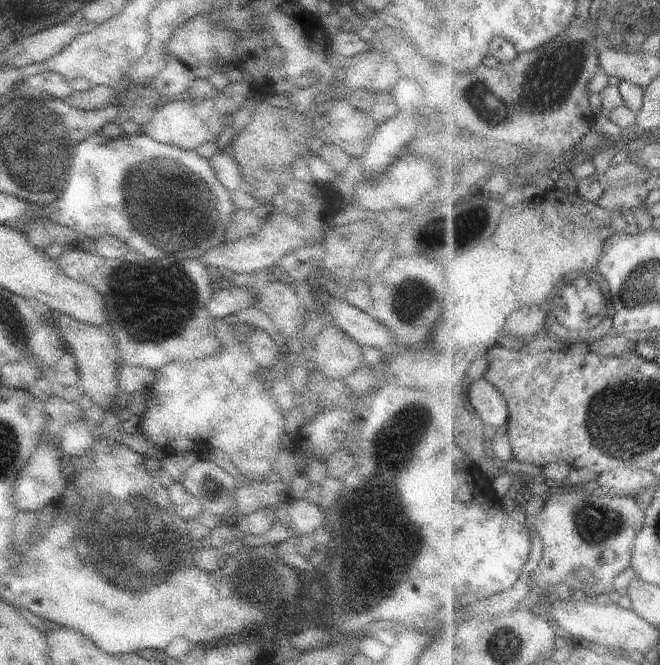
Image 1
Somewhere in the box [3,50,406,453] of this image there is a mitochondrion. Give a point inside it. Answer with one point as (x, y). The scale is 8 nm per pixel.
(170, 205)

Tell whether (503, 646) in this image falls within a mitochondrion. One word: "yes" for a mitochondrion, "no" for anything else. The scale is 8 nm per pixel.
yes

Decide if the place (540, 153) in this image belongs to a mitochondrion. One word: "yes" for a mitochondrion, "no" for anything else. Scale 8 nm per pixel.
no

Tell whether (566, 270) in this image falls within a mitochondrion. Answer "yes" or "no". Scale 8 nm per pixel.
no

